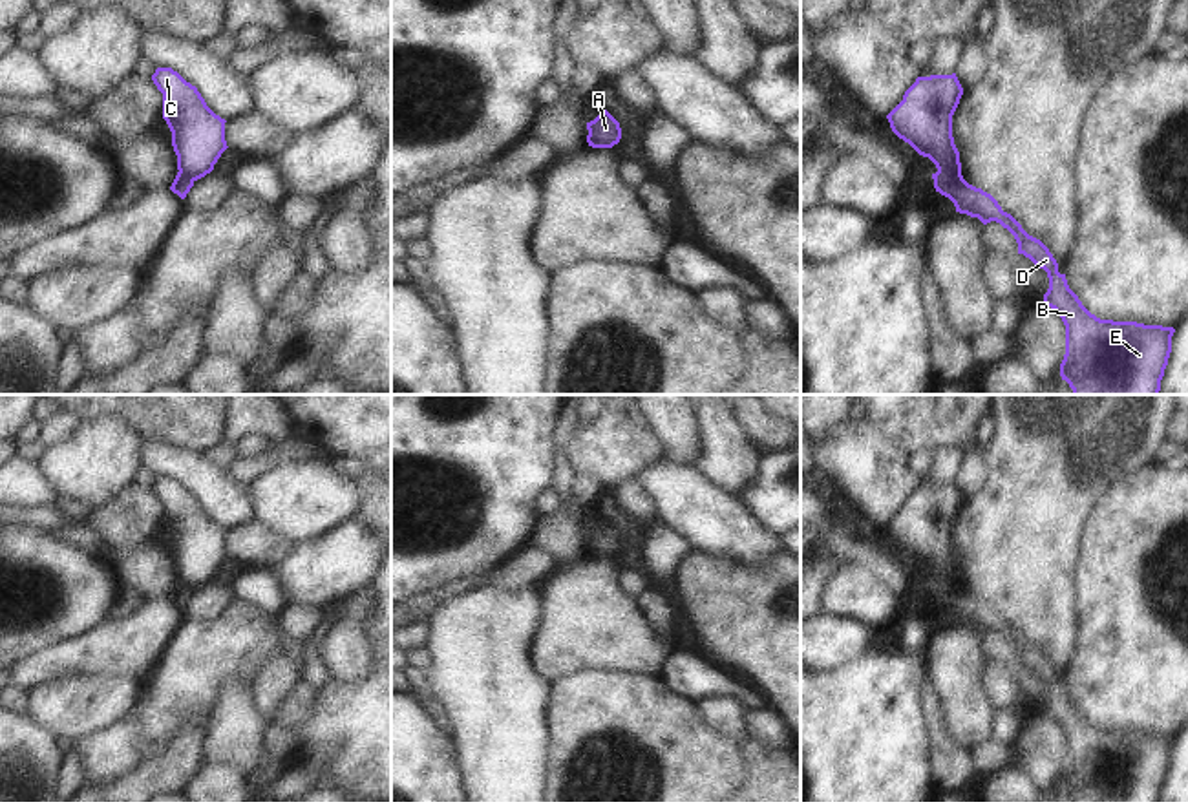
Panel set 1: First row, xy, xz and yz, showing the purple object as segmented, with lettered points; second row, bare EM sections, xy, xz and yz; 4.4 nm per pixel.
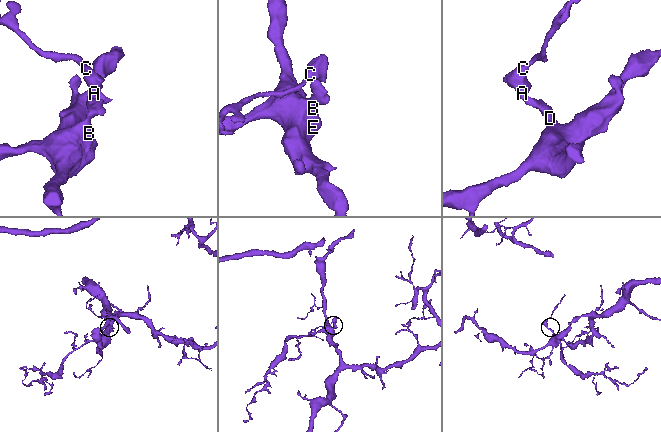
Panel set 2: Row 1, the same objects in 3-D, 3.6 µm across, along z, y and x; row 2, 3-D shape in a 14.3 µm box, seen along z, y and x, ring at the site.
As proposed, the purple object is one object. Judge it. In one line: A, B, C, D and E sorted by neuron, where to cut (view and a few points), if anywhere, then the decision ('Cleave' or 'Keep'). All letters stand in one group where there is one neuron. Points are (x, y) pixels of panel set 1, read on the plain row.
Groups: A C / B D E. Split along yz (938, 580), (960, 583). Cleave

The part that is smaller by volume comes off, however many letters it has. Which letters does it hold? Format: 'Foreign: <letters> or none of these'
Foreign: A, C

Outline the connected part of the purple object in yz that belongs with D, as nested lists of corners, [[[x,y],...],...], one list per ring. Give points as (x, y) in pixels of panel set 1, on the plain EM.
[[[936,581],[932,588],[936,601],[949,607],[956,621],[978,627],[983,634],[1000,632],[1014,645],[1018,663],[1047,681],[1049,698],[1044,703],[1044,712],[1066,734],[1060,786],[1073,802],[1161,800],[1172,762],[1173,736],[1097,727],[1069,698],[1066,683],[1058,681],[1058,672],[1049,658],[1003,621],[991,603],[969,594],[961,583]]]

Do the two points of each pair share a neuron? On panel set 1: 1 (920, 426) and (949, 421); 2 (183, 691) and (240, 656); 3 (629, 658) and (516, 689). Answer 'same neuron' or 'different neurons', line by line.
1: same neuron
2: same neuron
3: different neurons

